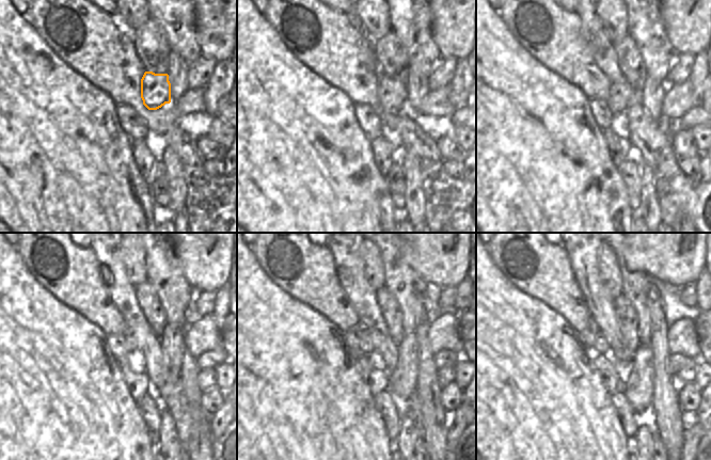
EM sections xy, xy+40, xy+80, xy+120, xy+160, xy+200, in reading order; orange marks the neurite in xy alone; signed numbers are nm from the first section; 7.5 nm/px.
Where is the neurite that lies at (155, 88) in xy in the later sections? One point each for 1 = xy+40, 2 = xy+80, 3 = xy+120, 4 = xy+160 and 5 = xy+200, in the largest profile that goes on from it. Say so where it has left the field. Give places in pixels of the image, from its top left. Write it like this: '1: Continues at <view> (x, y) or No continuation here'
1: Continues at xy+40 (392, 93)
2: Continues at xy+80 (622, 95)
3: Continues at xy+120 (130, 345)
4: Continues at xy+160 (365, 345)
5: Continues at xy+200 (600, 345)

